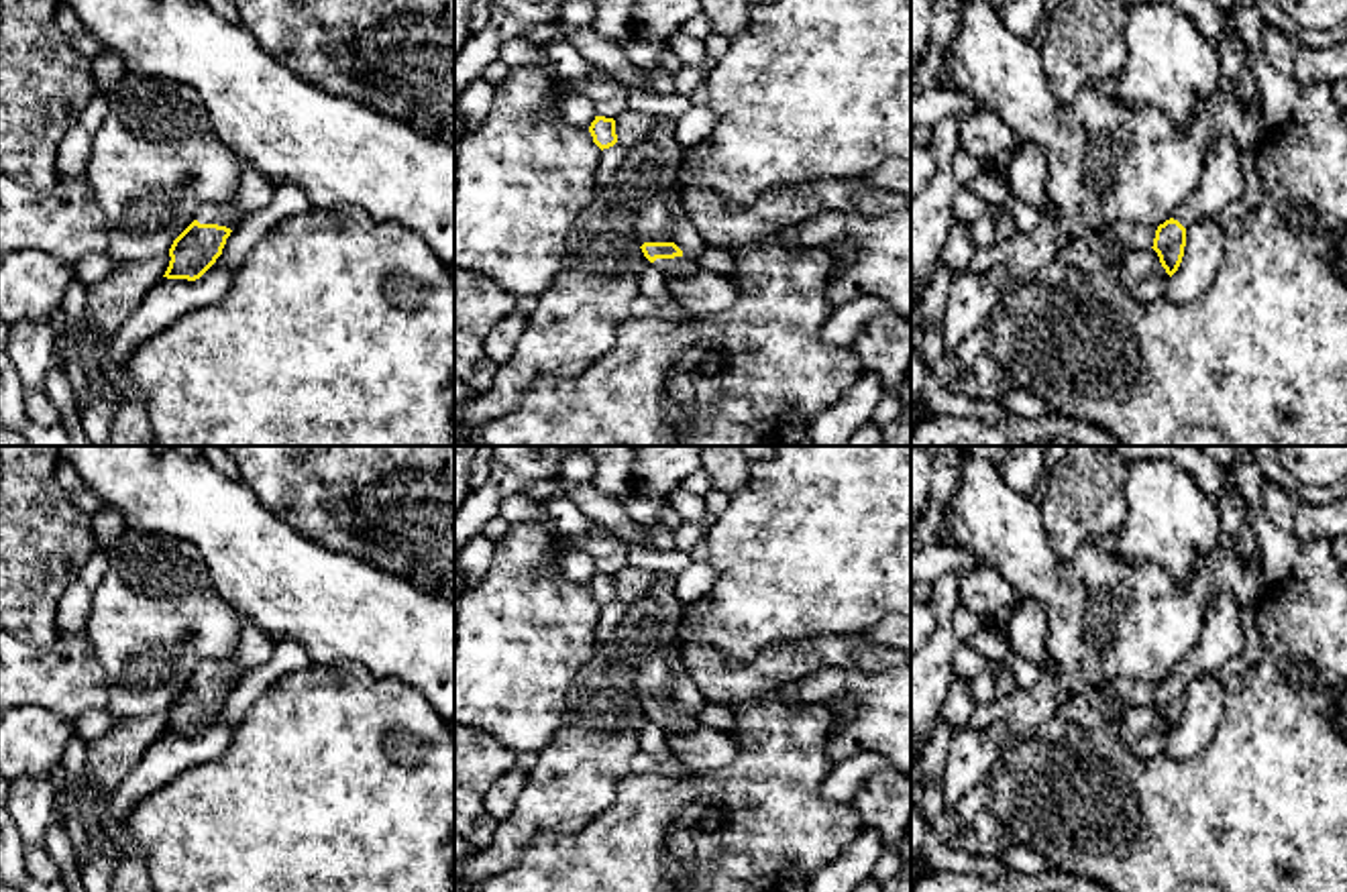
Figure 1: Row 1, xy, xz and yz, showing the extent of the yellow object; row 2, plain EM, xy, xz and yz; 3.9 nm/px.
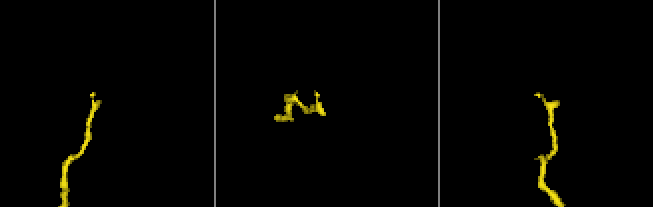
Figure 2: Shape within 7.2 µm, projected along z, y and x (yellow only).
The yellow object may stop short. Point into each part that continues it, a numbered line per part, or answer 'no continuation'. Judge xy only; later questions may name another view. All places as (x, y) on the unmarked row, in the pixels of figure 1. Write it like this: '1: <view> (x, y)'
1: xy (227, 671)

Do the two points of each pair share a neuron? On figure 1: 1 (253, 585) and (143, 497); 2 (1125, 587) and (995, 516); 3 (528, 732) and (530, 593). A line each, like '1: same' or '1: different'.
1: same
2: same
3: same

